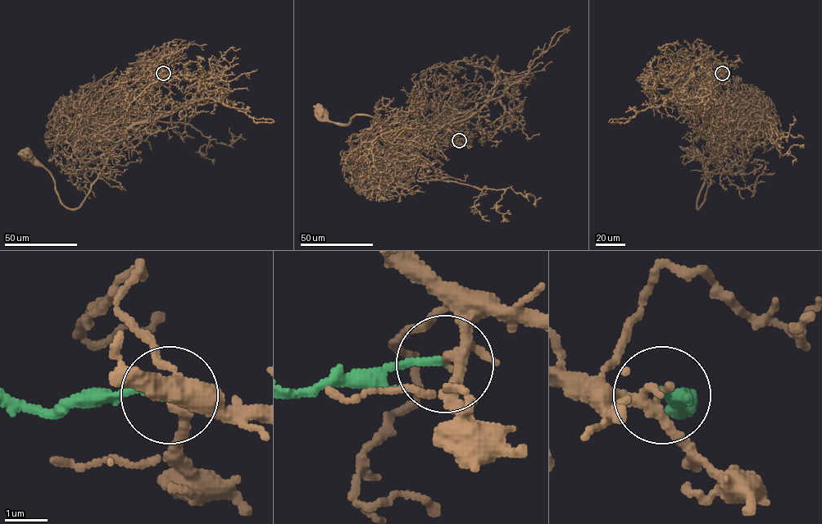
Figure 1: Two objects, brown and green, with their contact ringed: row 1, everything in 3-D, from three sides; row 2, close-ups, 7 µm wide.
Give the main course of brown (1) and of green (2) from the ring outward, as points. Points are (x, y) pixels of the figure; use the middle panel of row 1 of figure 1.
1: (459, 140), (443, 125), (415, 132), (370, 116), (356, 115), (347, 124), (330, 122), (320, 113)
2: (459, 140), (448, 139)

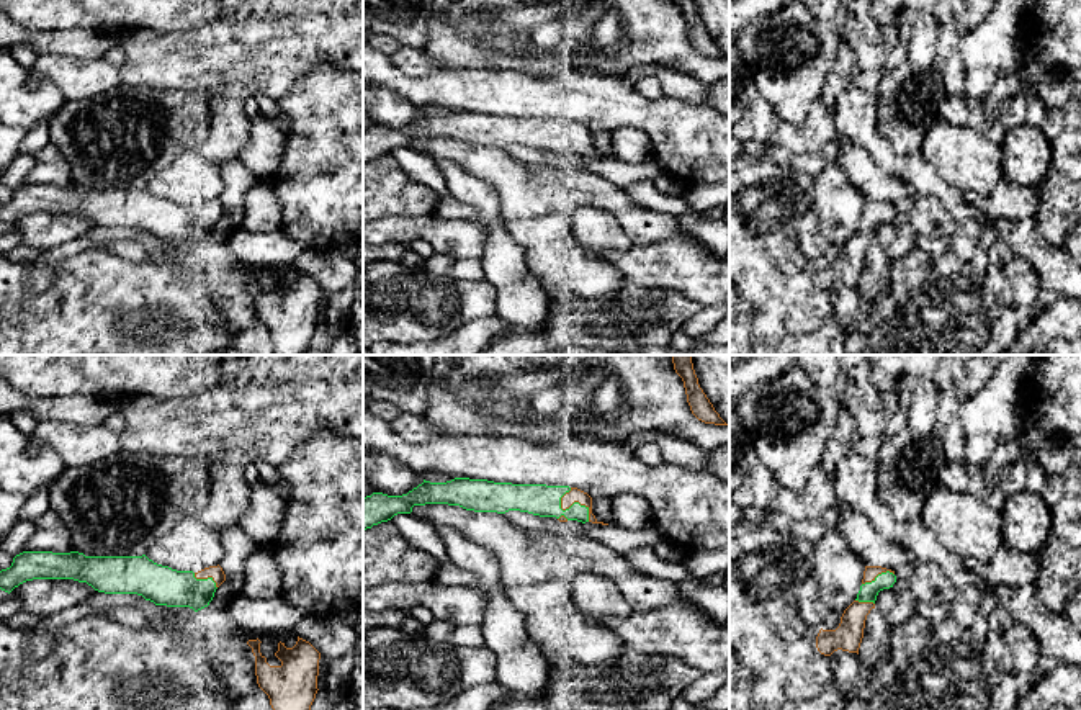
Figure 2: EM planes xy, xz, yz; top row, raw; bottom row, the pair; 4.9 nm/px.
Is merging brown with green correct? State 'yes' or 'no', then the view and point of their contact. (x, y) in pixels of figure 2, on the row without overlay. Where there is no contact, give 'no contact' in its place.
yes; meets brown in xz at (571, 138)

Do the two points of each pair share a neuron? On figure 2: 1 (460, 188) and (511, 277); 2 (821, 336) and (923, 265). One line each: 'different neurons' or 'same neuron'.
1: same neuron
2: same neuron

